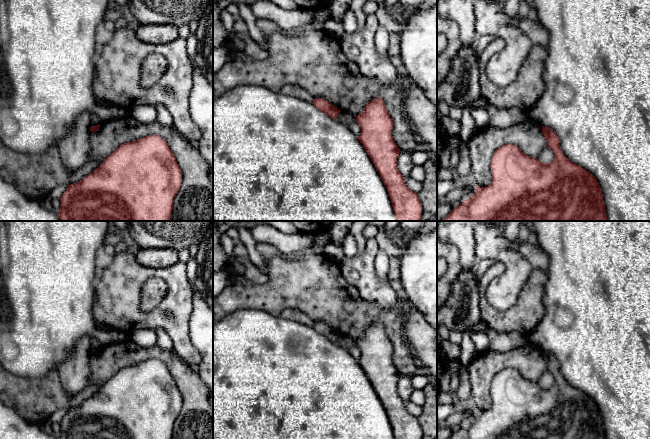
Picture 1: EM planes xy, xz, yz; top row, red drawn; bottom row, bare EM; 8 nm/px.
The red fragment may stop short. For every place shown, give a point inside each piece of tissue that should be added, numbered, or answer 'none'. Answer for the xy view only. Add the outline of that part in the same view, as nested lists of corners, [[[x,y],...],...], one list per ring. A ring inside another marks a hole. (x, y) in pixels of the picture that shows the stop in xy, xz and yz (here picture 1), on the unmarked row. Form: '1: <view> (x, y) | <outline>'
none

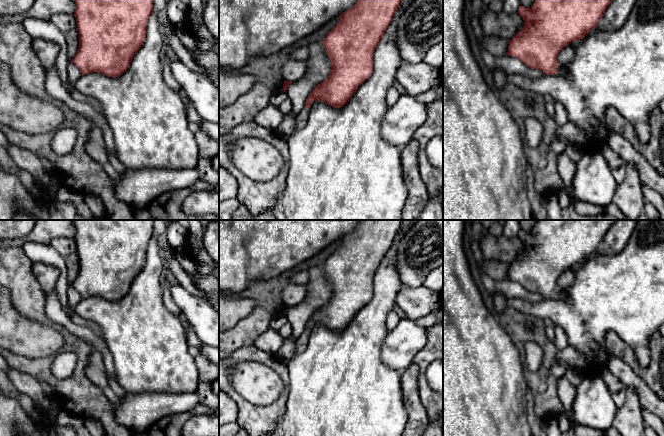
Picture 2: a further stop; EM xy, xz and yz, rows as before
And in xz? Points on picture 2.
1: xz (301, 343) | [[[304,331],[298,339],[296,339],[295,347],[296,347],[296,355],[305,351],[308,342],[308,334]]]

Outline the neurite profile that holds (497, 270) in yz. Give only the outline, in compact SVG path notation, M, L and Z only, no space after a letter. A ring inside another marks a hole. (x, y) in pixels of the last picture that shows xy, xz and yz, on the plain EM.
M485 259L478 262L480 273L487 274L494 281L502 281L507 279L509 264L496 261L493 259Z

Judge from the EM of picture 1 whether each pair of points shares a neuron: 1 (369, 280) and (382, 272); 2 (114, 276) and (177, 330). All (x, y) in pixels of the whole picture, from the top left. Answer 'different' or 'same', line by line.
1: different
2: same

